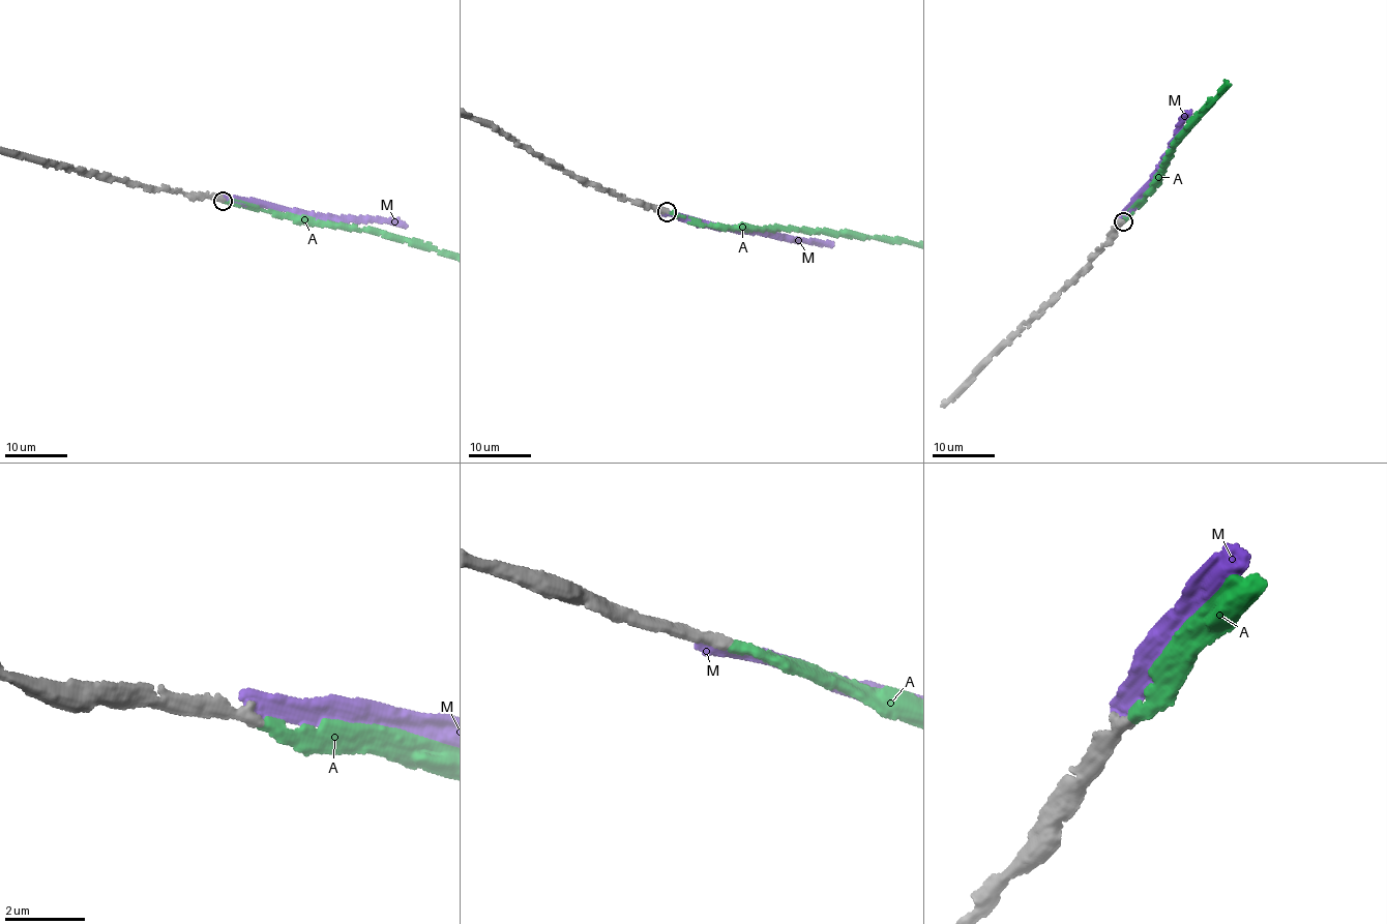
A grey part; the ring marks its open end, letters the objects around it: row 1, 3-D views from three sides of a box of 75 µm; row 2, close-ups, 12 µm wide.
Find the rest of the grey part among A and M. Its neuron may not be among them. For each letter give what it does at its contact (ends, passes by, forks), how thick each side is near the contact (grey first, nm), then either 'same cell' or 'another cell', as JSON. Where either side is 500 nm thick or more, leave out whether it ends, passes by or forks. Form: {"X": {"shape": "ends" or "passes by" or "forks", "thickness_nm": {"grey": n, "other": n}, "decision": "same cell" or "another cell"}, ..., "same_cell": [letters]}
{"A": {"shape": "ends", "thickness_nm": {"grey": 300, "other": 280}, "decision": "same cell"}, "M": {"shape": "ends", "thickness_nm": {"grey": 320, "other": 440}, "decision": "another cell"}, "same_cell": ["A"]}

